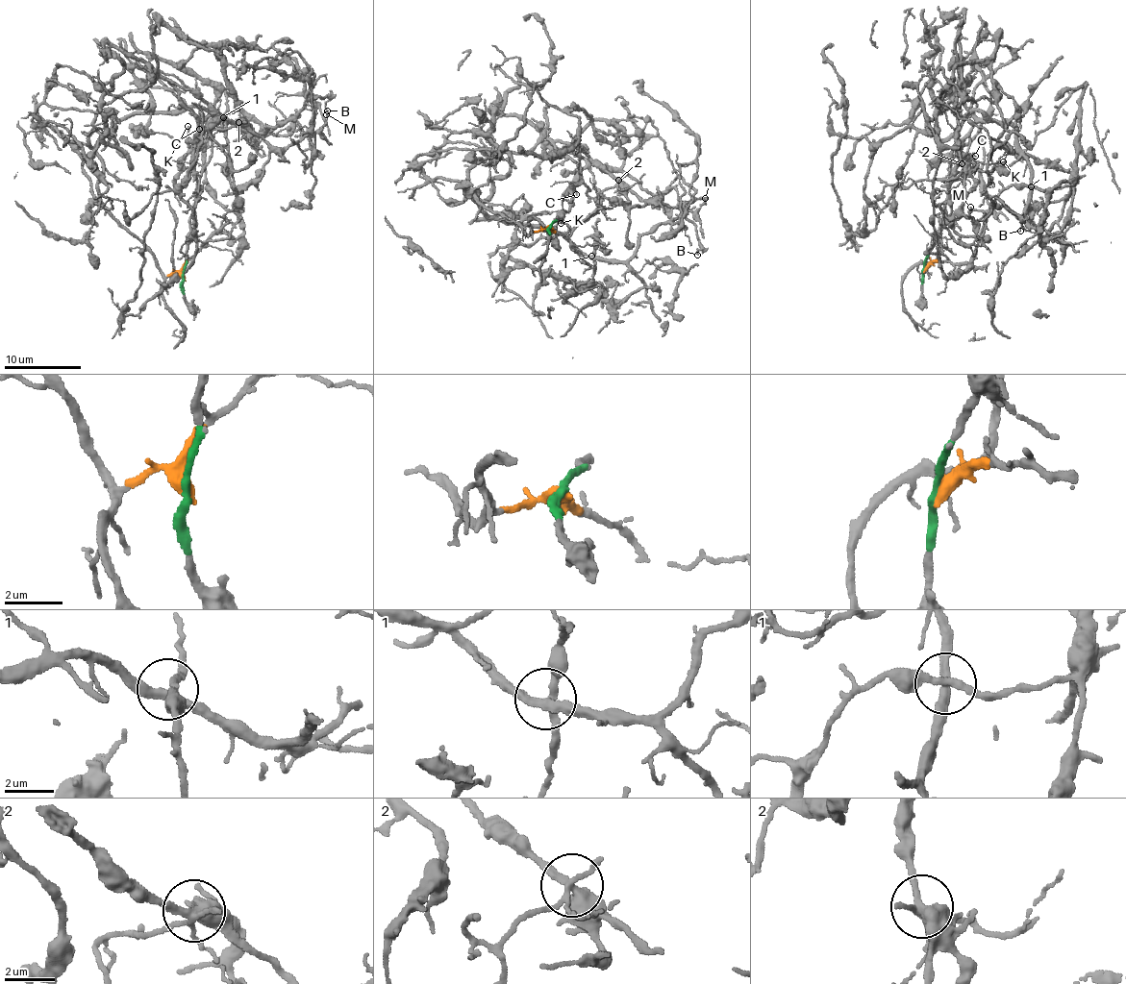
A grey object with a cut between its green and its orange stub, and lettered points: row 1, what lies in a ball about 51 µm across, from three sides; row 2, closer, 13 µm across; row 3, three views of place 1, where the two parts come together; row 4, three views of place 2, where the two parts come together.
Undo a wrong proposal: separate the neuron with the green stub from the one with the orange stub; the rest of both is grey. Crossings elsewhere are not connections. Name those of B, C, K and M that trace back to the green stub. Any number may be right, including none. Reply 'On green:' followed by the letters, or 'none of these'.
On green: C, K, M

